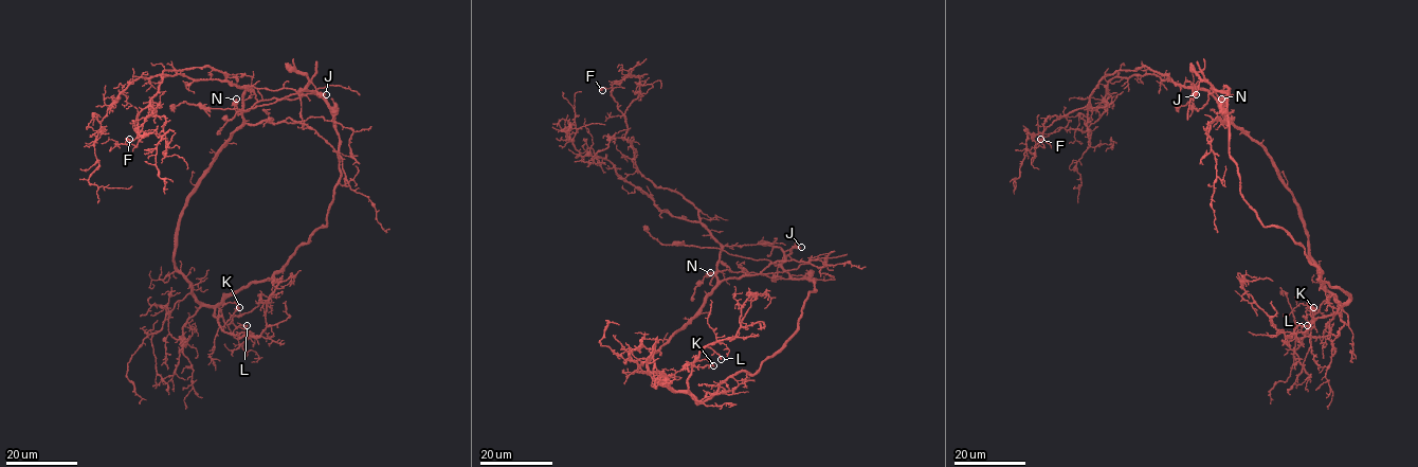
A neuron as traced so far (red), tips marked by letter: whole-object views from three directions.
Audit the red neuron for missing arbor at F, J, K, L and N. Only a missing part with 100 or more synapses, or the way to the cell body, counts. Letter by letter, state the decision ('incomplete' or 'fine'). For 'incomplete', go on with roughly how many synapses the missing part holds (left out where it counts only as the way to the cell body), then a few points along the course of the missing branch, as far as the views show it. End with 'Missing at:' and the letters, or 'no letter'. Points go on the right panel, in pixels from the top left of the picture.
F: fine
J: fine
K: fine
L: fine
N: fine
Missing at: no letter

